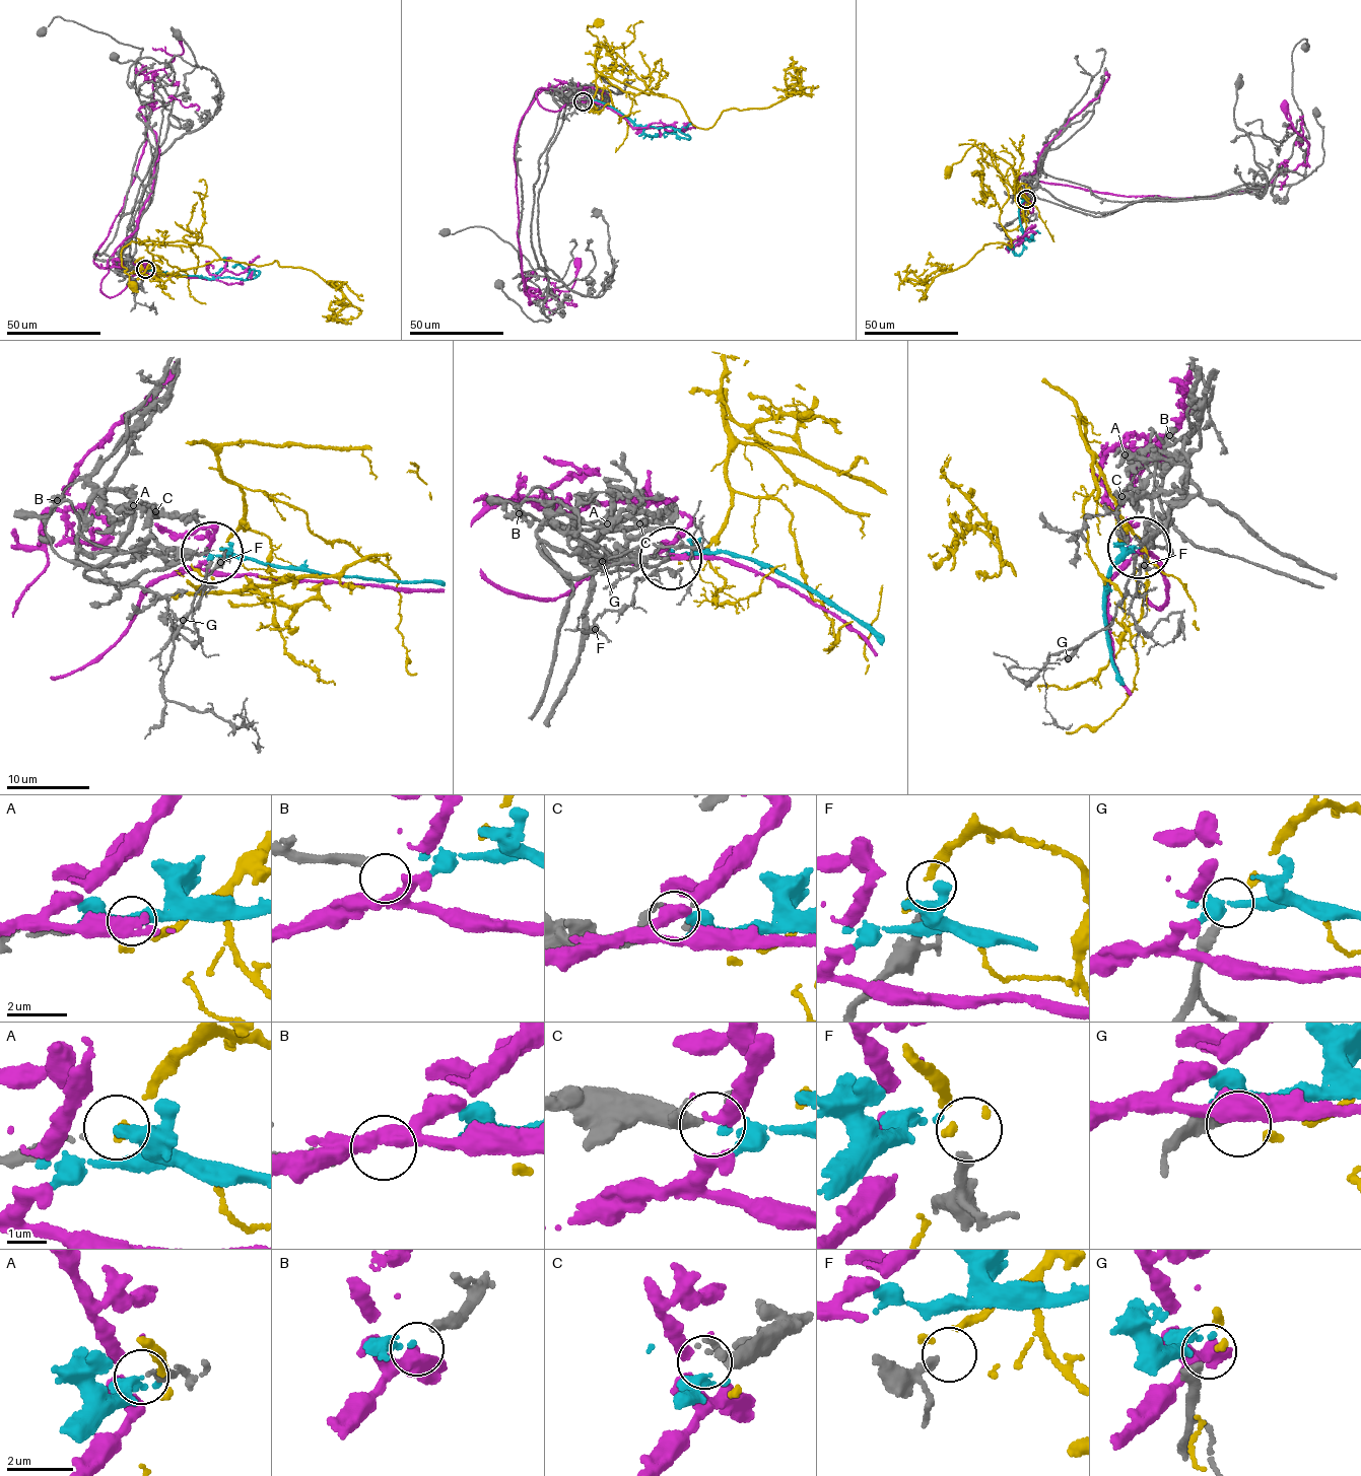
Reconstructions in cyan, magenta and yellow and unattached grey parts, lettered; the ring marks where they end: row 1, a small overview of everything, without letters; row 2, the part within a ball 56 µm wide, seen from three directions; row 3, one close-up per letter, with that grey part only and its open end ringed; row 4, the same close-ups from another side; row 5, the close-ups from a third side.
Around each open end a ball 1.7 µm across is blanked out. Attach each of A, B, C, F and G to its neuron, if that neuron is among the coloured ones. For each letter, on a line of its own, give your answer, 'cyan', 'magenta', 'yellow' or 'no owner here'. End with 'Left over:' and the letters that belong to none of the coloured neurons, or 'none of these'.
A: no owner here
B: no owner here
C: cyan
F: no owner here
G: yellow
Left over: A, B, F

